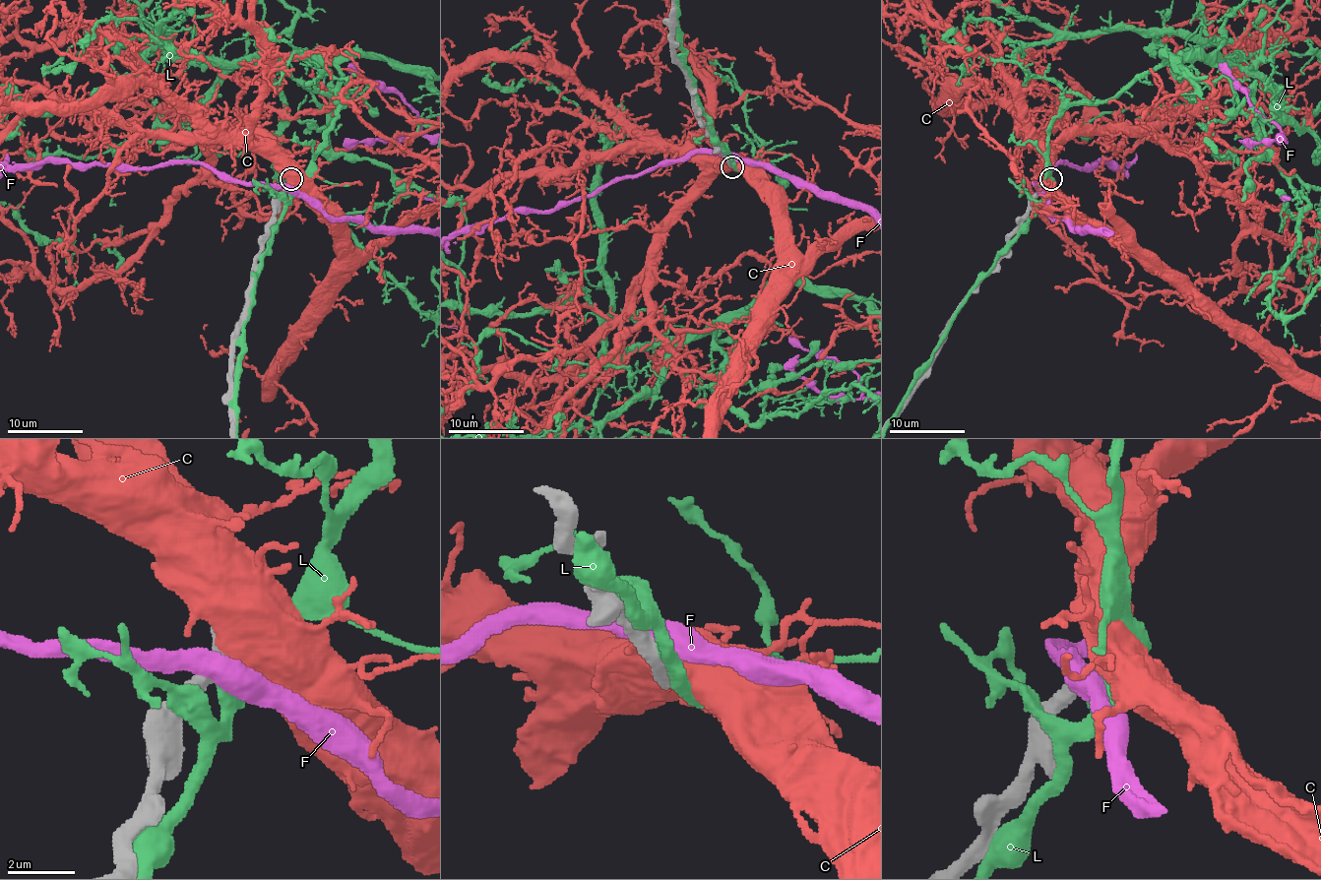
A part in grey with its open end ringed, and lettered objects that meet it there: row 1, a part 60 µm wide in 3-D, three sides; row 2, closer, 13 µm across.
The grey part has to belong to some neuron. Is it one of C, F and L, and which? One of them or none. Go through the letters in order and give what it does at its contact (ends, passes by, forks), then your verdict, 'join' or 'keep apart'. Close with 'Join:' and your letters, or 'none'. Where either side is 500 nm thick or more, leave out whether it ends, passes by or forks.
C: keep apart
F: keep apart
L: keep apart
Join: none

